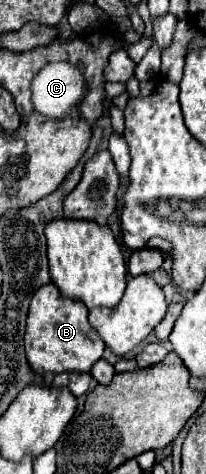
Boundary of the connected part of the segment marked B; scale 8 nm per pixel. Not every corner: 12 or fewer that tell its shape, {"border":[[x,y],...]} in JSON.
{"border":[[51,282],[31,300],[37,374],[89,372],[105,344],[81,300]]}

